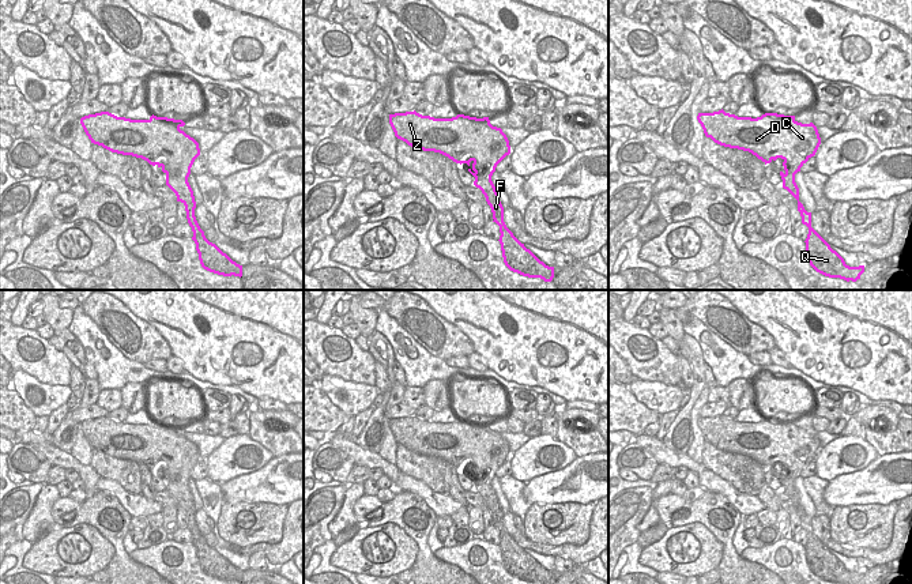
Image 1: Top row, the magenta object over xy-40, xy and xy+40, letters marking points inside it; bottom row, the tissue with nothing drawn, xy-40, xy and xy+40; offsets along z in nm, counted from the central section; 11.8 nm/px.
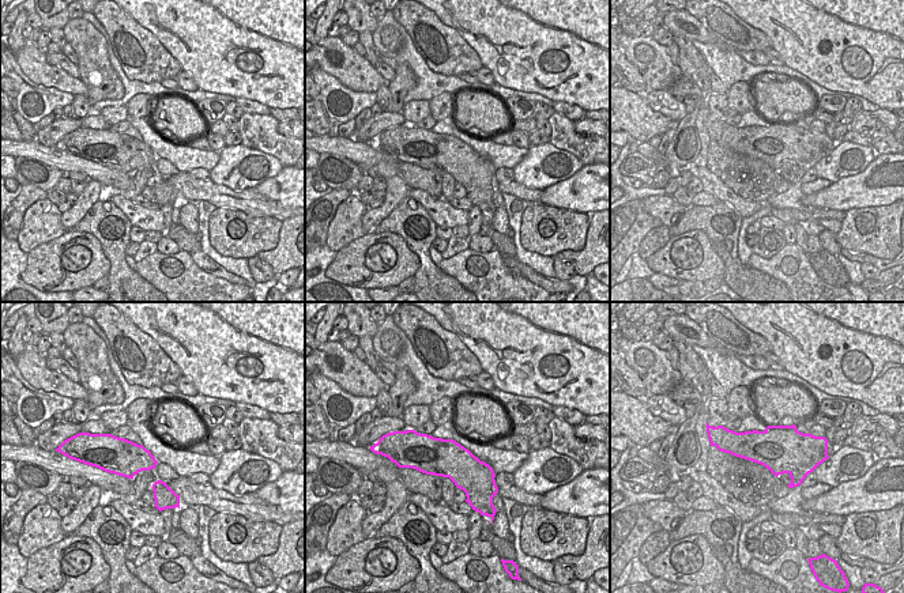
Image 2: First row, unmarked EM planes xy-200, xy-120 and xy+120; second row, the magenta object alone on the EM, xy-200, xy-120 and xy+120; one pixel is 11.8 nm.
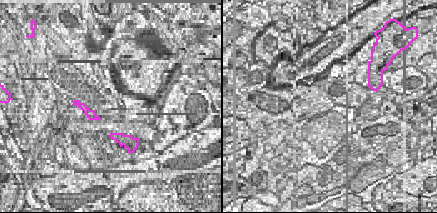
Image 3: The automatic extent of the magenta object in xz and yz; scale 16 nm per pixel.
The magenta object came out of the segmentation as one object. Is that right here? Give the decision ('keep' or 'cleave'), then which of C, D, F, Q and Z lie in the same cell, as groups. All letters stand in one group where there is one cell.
cleave; groups C D Z / F Q

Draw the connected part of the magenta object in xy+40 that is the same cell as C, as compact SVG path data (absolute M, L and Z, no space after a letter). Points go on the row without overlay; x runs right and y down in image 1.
M721 414L698 418L697 425L705 441L720 451L749 456L765 470L781 463L785 479L800 476L821 449L817 432L798 427L795 421L765 418L751 423Z

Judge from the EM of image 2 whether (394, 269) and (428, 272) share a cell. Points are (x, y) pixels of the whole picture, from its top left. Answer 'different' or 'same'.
different

